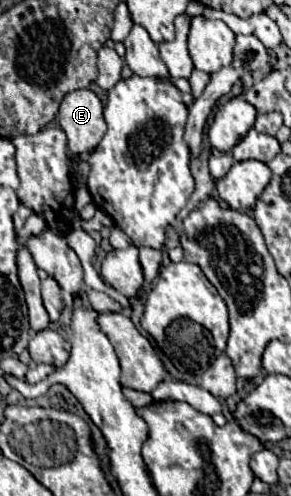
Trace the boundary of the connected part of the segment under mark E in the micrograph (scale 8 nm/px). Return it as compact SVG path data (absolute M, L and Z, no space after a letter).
M76 89L64 95L58 121L68 137L70 153L92 151L106 133L104 105L90 89Z

